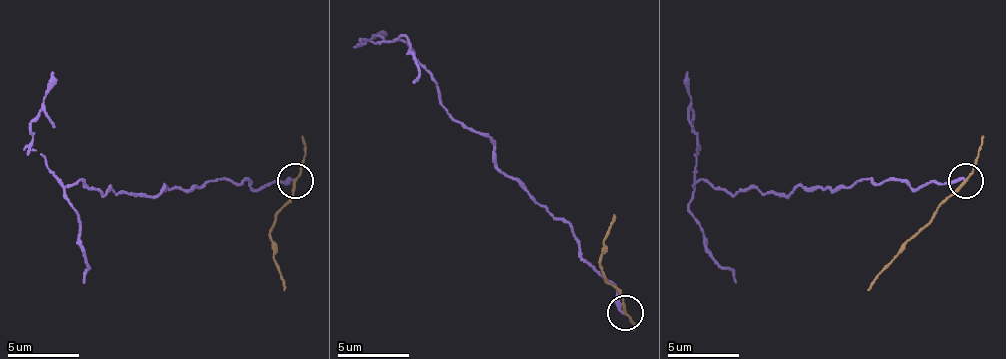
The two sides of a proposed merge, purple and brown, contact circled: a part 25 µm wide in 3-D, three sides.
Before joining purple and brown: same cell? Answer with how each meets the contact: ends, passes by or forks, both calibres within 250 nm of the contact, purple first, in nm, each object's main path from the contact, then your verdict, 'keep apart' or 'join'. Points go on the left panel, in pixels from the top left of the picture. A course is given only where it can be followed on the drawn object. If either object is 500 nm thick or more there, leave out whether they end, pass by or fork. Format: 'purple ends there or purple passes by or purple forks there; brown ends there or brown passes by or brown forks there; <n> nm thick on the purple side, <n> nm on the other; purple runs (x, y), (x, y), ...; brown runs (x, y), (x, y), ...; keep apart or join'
purple ends there; brown passes by; 240 nm thick on the purple side, 160 nm on the other; purple runs (292, 180), (256, 190), (245, 180), (209, 180), (156, 198), (66, 183), (30, 129), (55, 72); brown runs (296, 180), (270, 230), (285, 291); keep apart

